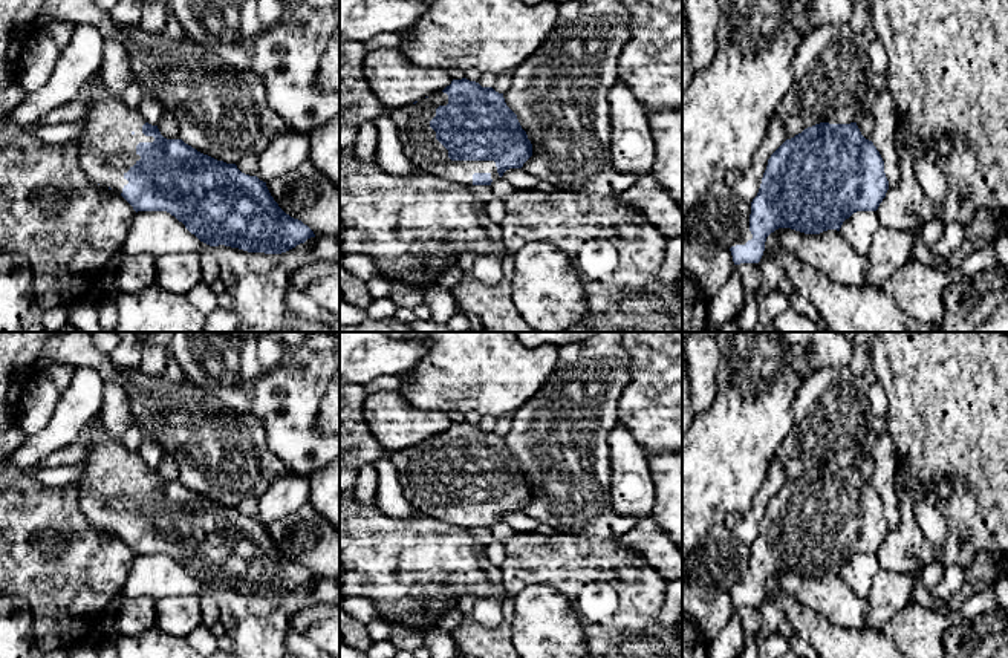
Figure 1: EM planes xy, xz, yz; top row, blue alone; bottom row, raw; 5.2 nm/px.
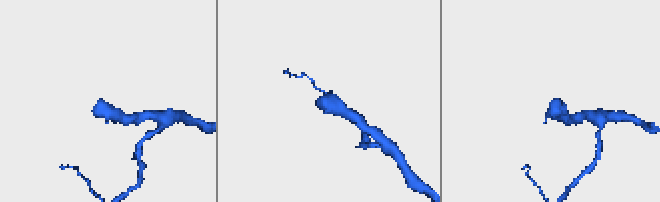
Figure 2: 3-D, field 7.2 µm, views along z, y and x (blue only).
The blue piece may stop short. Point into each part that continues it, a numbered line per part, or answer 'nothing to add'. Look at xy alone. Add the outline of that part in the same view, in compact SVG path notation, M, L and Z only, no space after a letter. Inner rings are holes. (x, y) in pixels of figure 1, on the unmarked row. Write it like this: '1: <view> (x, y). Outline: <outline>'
1: xy (107, 491). Outline: M101 418L90 421L90 438L90 450L80 462L83 474L75 480L80 508L95 526L121 537L128 526L124 517L141 502L136 488L154 480L142 476L145 462L138 451L106 435Z

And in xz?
1: xz (422, 491). Outline: M439 433L416 447L390 453L402 477L407 500L418 513L463 529L473 528L474 516L489 516L493 523L499 522L494 503L451 503L448 500L448 493L436 482L436 474L430 470L436 451L447 447L448 438Z

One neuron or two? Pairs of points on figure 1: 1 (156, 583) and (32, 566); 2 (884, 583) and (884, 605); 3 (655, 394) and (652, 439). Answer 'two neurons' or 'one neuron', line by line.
1: two neurons
2: one neuron
3: one neuron

